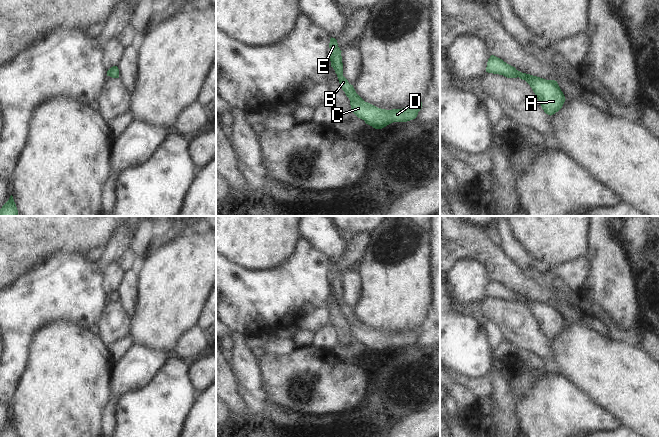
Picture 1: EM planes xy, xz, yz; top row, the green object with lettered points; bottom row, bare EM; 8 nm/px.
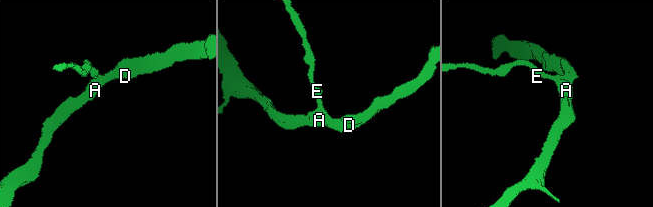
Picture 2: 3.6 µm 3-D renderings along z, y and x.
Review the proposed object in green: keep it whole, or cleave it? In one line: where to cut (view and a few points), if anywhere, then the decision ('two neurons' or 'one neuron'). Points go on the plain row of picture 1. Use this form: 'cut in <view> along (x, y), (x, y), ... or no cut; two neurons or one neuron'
no cut; one neuron

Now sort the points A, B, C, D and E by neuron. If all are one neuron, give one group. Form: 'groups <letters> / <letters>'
groups A B C D E

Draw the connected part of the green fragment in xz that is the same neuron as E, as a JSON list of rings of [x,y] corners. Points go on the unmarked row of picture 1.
[[[335,262],[330,263],[331,291],[337,298],[340,310],[350,324],[353,337],[366,348],[375,353],[382,353],[393,346],[407,346],[417,341],[422,332],[422,326],[402,333],[386,334],[365,326],[355,315],[353,309],[343,300],[343,287],[341,274]]]

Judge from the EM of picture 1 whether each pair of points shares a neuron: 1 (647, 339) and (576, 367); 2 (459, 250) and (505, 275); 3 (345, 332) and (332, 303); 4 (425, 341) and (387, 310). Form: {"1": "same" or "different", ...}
{"1": "different", "2": "same", "3": "same", "4": "different"}

